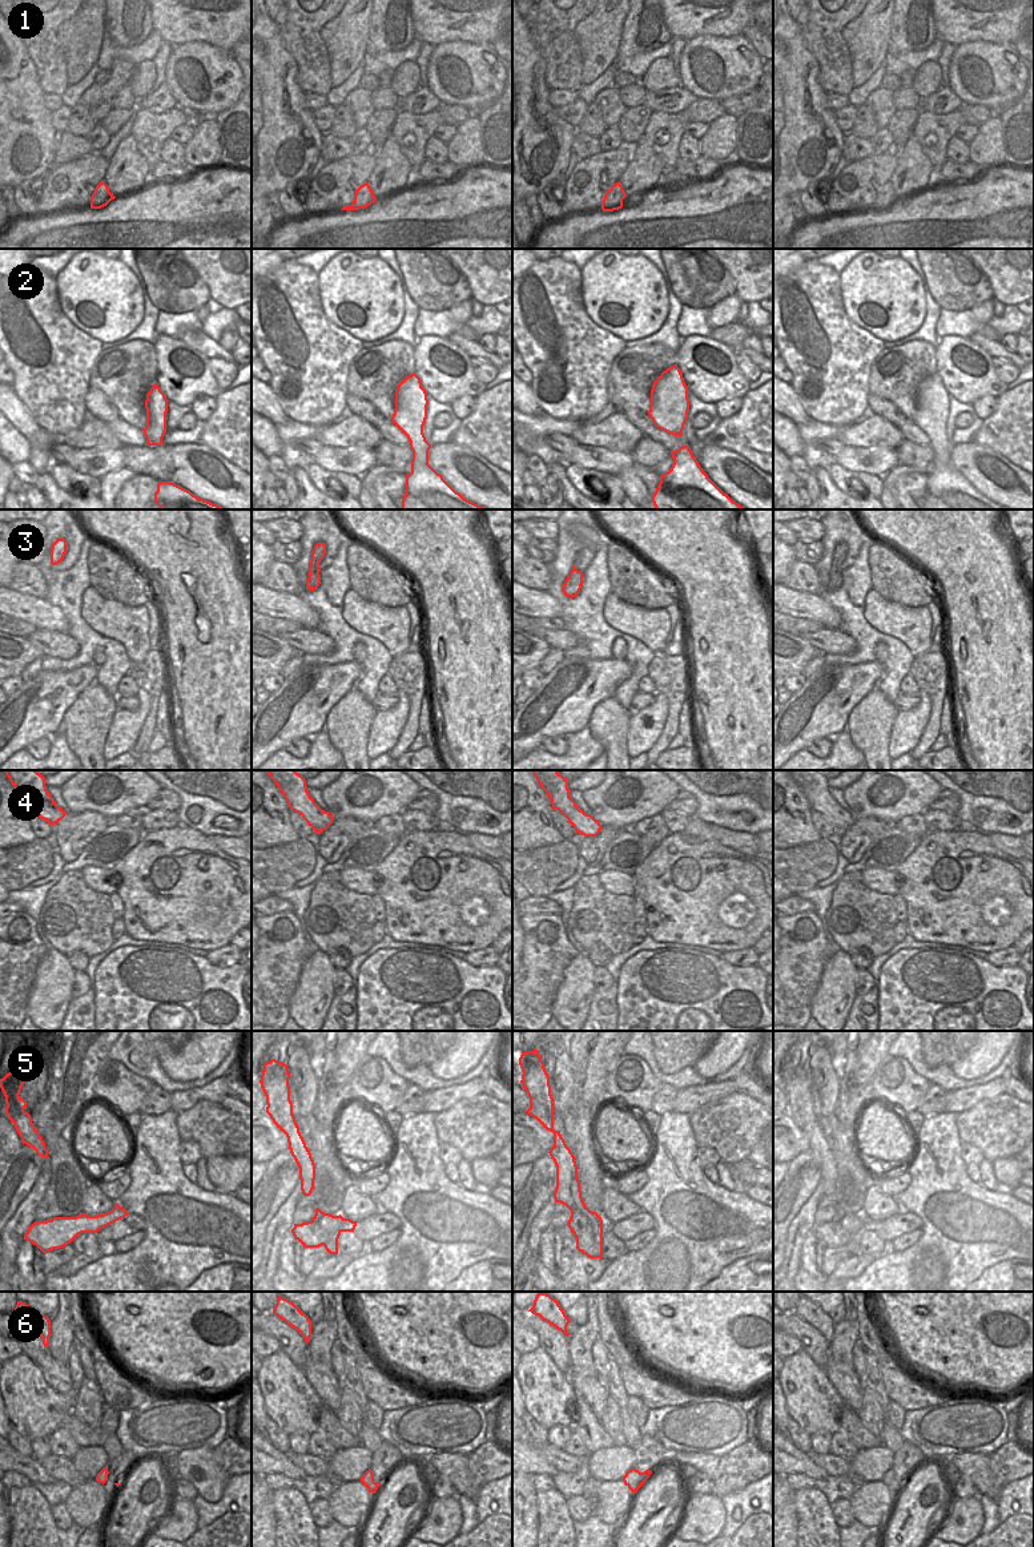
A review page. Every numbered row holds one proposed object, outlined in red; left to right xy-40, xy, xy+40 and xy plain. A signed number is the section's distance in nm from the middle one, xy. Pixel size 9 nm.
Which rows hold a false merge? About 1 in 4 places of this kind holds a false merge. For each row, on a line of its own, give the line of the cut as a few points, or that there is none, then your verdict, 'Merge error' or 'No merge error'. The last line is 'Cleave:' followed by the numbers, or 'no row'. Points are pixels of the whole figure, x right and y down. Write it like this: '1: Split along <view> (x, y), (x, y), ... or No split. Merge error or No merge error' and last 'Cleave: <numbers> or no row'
1: No split. No merge error
2: No split. No merge error
3: No split. No merge error
4: No split. No merge error
5: Split along xy-40 (83, 1213), (79, 1221), (49, 1220). Merge error
6: No split. No merge error
Cleave: 5.

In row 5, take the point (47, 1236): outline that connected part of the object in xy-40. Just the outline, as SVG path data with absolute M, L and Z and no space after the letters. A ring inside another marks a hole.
M114 1204L114 1208L106 1213L88 1216L83 1213L79 1222L52 1222L35 1221L24 1234L24 1240L36 1245L43 1253L64 1248L81 1233L97 1233L100 1229L124 1218L129 1212Z

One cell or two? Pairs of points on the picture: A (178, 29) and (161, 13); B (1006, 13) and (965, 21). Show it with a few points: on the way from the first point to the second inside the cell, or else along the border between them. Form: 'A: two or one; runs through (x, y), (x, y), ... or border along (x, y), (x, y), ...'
A: one; runs through (174, 25), (165, 16)
B: one; runs through (996, 13), (978, 13), (976, 16)

